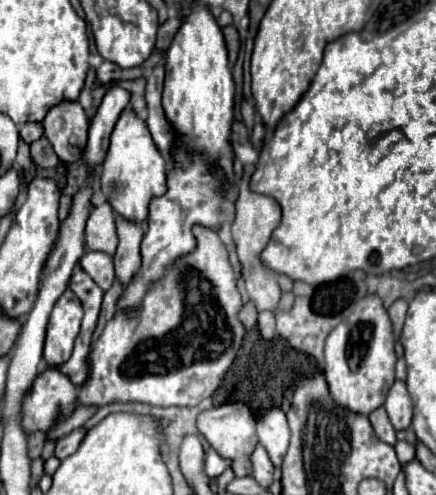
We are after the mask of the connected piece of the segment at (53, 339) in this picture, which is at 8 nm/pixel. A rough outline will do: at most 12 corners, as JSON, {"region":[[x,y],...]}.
{"region":[[71,290],[55,302],[43,358],[69,360],[81,328],[81,302]]}

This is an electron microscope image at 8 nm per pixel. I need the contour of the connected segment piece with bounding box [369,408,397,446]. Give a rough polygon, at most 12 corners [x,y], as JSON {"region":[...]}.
{"region":[[385,408],[371,412],[371,422],[379,440],[395,446],[395,430]]}

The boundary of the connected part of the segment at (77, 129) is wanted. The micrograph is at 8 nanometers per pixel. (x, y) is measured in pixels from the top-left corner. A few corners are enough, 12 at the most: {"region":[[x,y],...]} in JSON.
{"region":[[61,102],[43,120],[63,164],[77,162],[89,120],[79,102]]}

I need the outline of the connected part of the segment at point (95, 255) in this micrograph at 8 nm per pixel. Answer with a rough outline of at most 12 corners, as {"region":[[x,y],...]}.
{"region":[[85,252],[79,264],[101,290],[111,288],[113,258]]}

